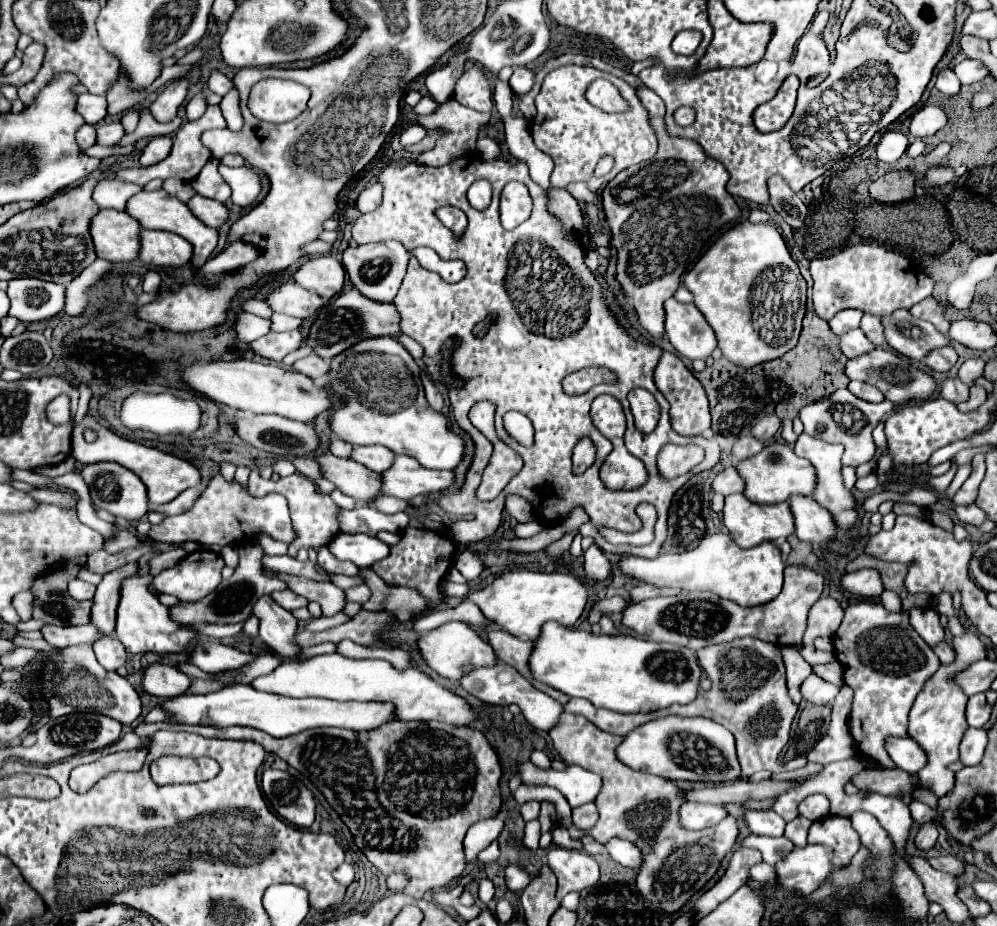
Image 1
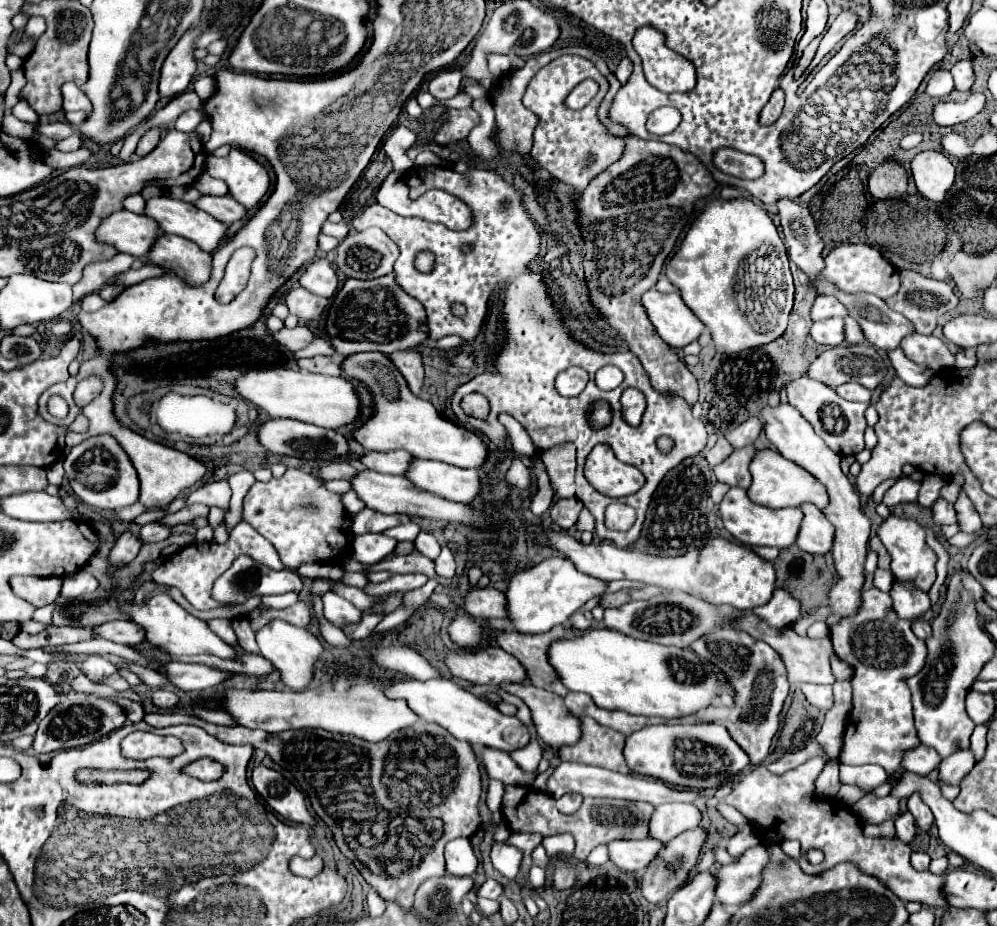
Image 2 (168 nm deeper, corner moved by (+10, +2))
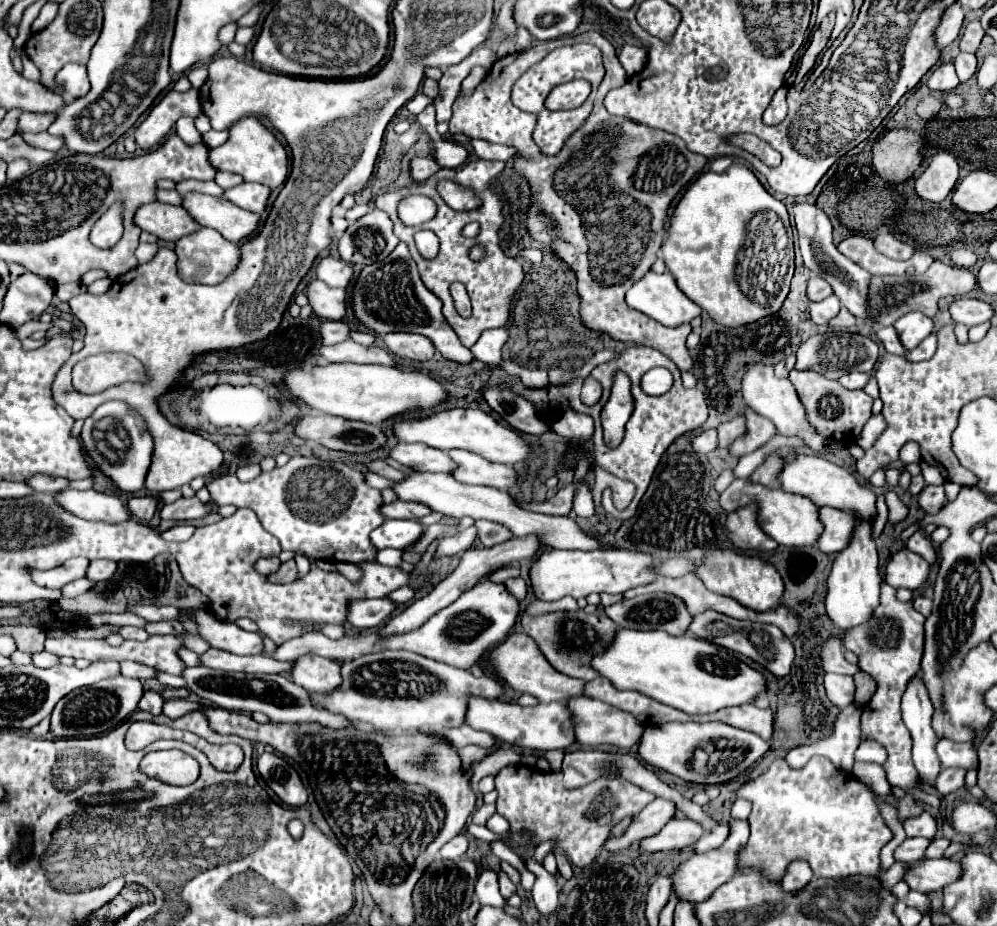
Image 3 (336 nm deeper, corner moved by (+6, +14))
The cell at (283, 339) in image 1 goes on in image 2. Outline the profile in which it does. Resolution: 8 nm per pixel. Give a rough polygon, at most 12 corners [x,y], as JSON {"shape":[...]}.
{"shape":[[308,326],[272,332],[290,352],[306,348],[316,338]]}

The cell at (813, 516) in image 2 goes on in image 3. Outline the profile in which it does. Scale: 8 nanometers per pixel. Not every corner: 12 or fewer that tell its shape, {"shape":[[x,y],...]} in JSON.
{"shape":[[822,506],[824,530],[816,546],[838,554],[848,544],[856,520],[850,512]]}

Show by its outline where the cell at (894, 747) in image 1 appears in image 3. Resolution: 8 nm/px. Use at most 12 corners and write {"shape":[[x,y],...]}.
{"shape":[[938,740],[942,768],[978,766],[972,744]]}

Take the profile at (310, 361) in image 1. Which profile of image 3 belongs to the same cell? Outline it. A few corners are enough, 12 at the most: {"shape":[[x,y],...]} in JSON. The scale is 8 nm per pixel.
{"shape":[[352,340],[322,346],[328,362],[394,364],[380,346]]}

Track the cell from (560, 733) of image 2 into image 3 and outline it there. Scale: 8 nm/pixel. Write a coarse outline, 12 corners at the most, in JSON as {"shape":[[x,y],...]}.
{"shape":[[586,696],[564,704],[576,742],[630,750],[644,726]]}

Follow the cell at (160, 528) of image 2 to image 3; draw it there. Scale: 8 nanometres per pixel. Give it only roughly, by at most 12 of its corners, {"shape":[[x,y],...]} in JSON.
{"shape":[[178,498],[160,508],[162,520],[194,520],[210,512],[194,498]]}

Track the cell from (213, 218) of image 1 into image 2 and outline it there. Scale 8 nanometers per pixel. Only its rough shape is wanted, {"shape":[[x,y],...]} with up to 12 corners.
{"shape":[[202,196],[196,206],[232,224],[246,208],[228,196]]}

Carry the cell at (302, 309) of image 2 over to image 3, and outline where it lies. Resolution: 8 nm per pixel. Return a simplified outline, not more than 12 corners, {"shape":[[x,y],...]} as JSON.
{"shape":[[312,280],[306,290],[312,312],[324,320],[346,314],[348,296]]}

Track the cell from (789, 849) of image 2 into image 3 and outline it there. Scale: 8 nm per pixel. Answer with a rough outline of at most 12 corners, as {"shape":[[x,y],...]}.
{"shape":[[794,860],[782,878],[784,890],[798,890],[812,880],[810,864]]}

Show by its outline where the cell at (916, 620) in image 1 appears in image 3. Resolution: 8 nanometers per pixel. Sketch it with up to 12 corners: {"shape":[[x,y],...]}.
{"shape":[[908,548],[886,566],[892,588],[920,590],[930,566]]}

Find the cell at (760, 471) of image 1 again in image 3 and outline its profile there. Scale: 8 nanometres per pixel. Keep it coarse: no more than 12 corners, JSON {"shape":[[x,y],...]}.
{"shape":[[794,454],[776,478],[816,506],[876,516],[876,494],[822,456]]}

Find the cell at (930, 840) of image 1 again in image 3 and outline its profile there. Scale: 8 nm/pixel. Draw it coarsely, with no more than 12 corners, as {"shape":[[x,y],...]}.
{"shape":[[920,676],[902,696],[902,718],[914,740],[920,782],[934,786],[942,770],[930,726],[932,702]]}

